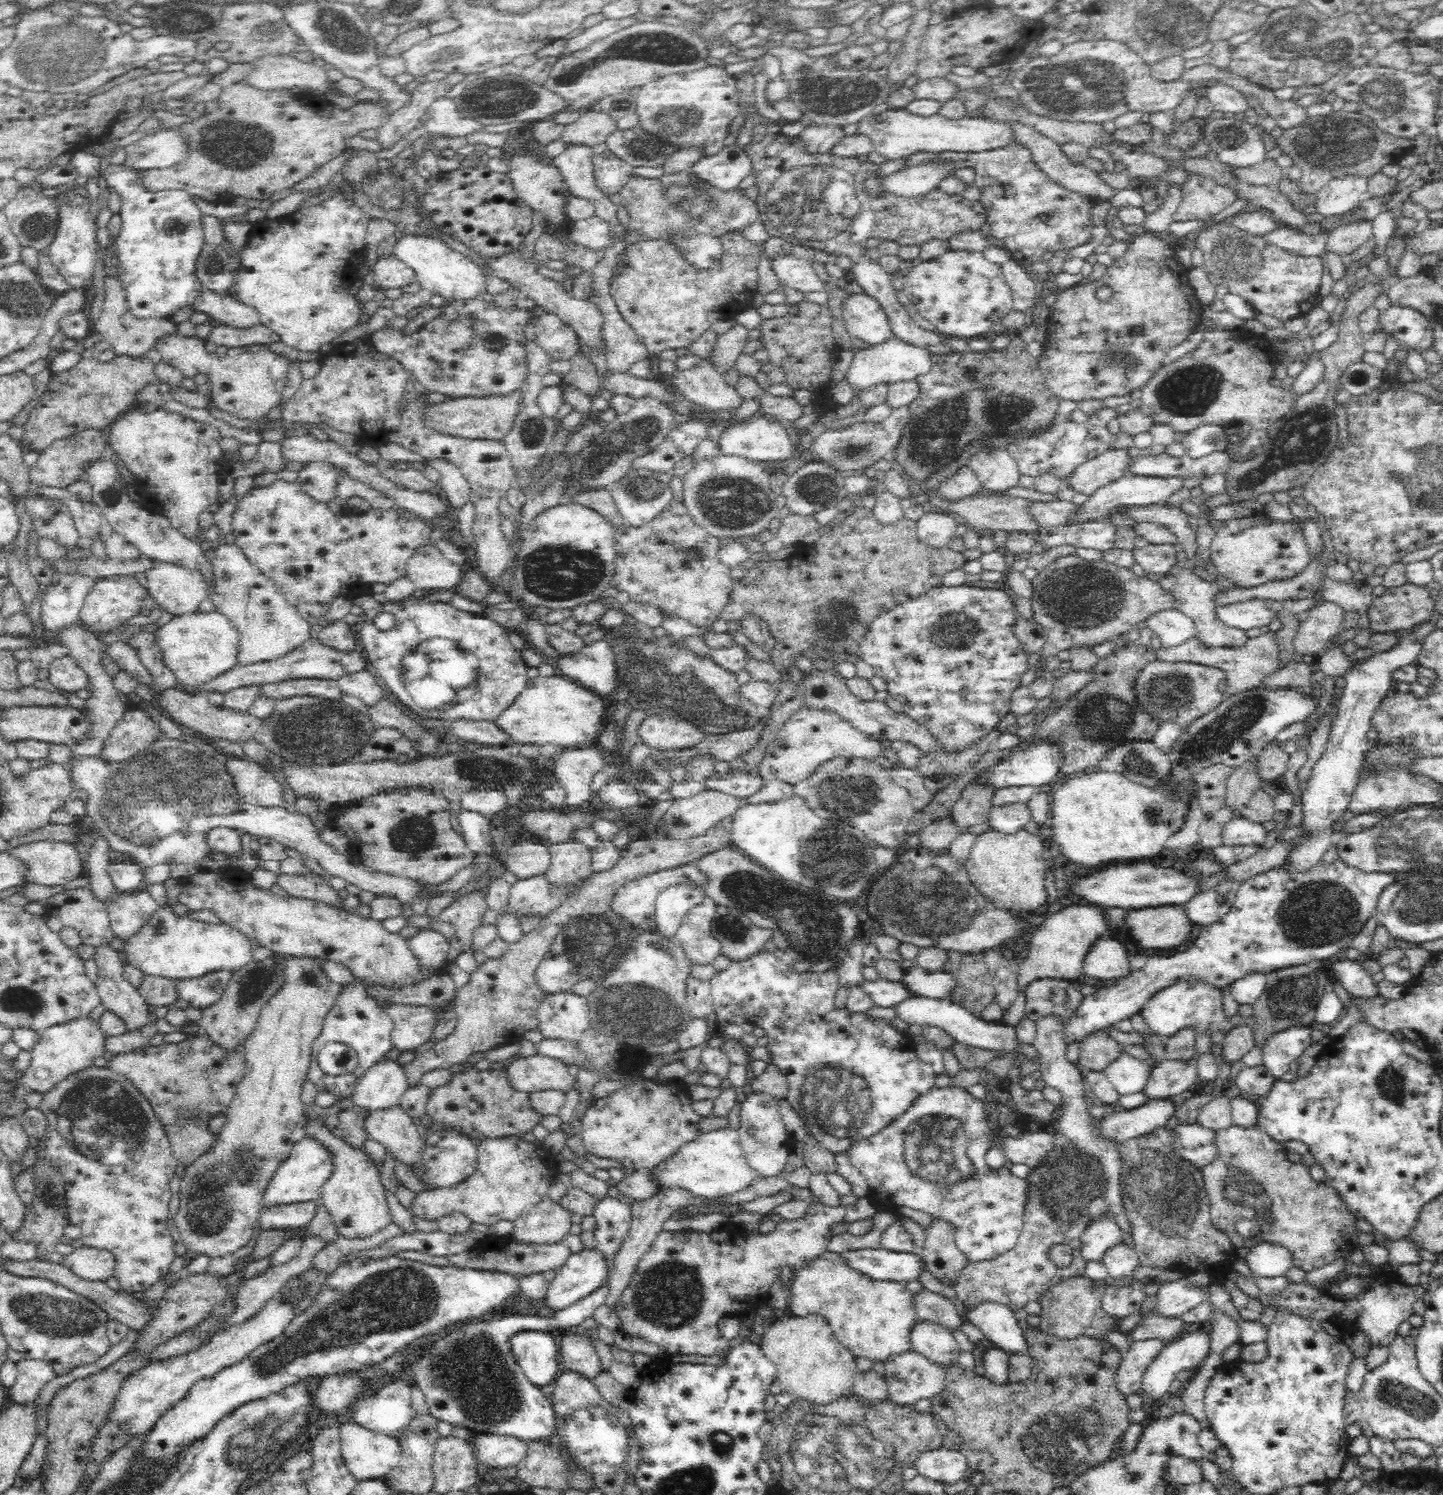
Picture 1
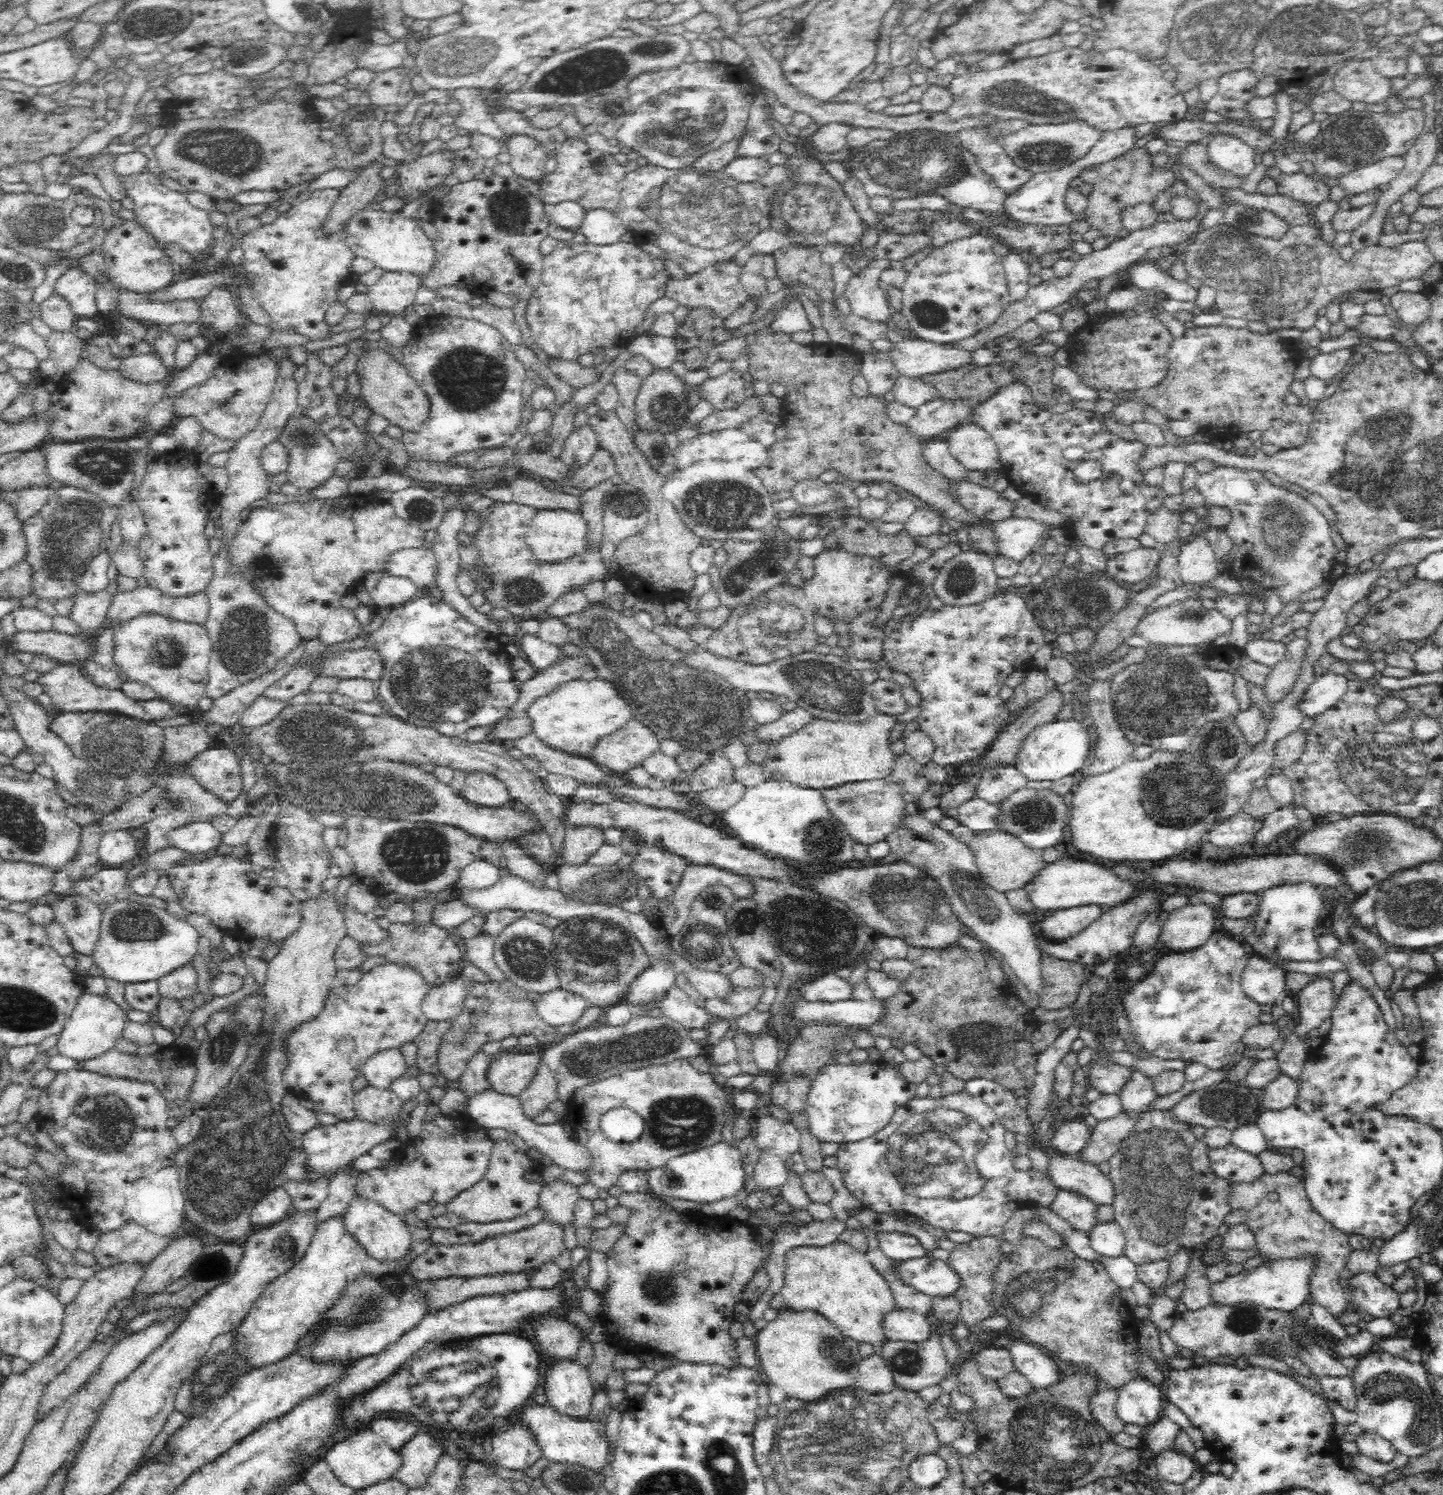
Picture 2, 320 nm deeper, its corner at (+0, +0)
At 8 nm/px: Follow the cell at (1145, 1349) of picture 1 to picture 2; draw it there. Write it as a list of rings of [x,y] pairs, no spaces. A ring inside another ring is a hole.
[[[1105,1386],[1095,1394],[1091,1402],[1092,1413],[1096,1416],[1096,1420],[1100,1421],[1112,1435],[1121,1432],[1127,1425],[1116,1411],[1119,1394],[1120,1388]]]

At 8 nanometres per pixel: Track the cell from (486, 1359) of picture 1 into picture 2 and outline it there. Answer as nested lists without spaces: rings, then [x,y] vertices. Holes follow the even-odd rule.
[[[526,1403],[514,1411],[510,1417],[506,1418],[507,1420],[502,1428],[506,1430],[508,1428],[526,1428],[527,1432],[532,1435],[535,1444],[541,1449],[542,1457],[546,1458],[550,1463],[577,1463],[589,1469],[598,1469],[599,1472],[606,1463],[609,1444],[605,1436],[605,1428],[598,1424],[596,1418],[592,1420],[576,1419],[556,1411],[549,1403],[545,1406]]]

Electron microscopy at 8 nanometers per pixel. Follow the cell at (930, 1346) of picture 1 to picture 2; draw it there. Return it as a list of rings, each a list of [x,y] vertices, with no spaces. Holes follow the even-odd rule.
[[[896,1309],[884,1319],[884,1328],[889,1341],[921,1343],[937,1333],[935,1327],[919,1312]]]

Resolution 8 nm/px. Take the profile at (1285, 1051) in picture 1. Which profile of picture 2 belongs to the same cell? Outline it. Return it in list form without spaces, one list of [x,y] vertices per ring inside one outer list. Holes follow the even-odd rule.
[[[1280,1072],[1272,1082],[1263,1088],[1260,1100],[1262,1105],[1268,1108],[1286,1108],[1298,1096],[1299,1090],[1299,1079],[1292,1078],[1285,1072]]]

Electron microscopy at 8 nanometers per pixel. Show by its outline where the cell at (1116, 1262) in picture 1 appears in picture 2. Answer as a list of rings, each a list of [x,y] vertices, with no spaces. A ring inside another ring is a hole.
[[[1114,1220],[1098,1223],[1089,1234],[1091,1247],[1104,1258],[1118,1258],[1128,1245],[1121,1226]]]

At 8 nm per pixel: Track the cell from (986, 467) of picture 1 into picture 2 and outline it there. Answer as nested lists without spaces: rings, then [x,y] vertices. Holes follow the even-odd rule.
[[[974,422],[956,427],[944,438],[950,446],[950,453],[968,471],[986,473],[987,470],[997,470],[1003,473],[1004,465],[996,442]]]

